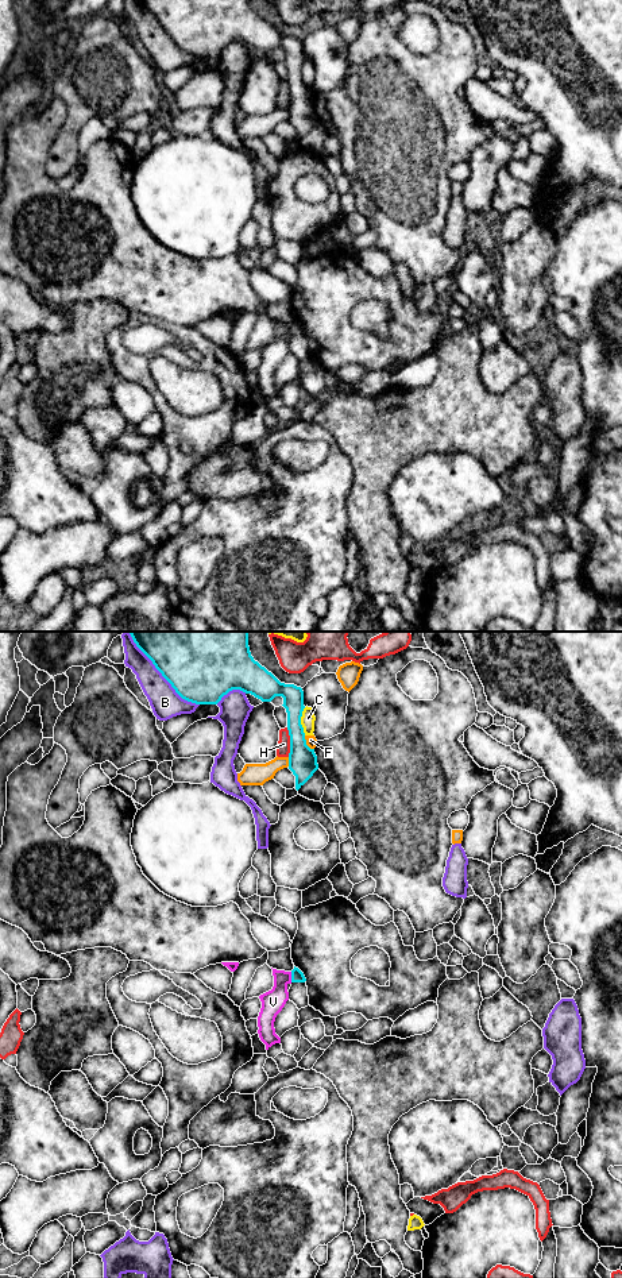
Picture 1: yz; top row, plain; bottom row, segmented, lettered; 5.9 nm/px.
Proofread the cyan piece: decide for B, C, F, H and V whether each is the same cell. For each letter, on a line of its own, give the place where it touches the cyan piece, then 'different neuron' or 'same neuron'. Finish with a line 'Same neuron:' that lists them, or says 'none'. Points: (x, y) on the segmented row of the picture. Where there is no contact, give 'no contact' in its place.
B: yz (161, 672) | different neuron
C: yz (300, 721) | different neuron
F: yz (305, 744) | different neuron
H: yz (290, 742) | different neuron
V: yz (292, 977) | different neuron
Same neuron: none

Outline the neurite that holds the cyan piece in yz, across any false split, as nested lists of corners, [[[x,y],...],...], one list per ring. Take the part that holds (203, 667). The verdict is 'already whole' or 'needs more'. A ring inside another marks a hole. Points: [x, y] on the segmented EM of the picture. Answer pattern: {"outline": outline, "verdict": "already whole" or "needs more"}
{"outline": [[[128,632],[136,646],[185,700],[196,704],[217,704],[232,690],[251,694],[262,702],[283,698],[290,735],[289,769],[295,776],[298,791],[318,769],[314,749],[306,745],[301,725],[304,691],[294,684],[281,683],[254,660],[248,646],[248,632]]], "verdict": "already whole"}

